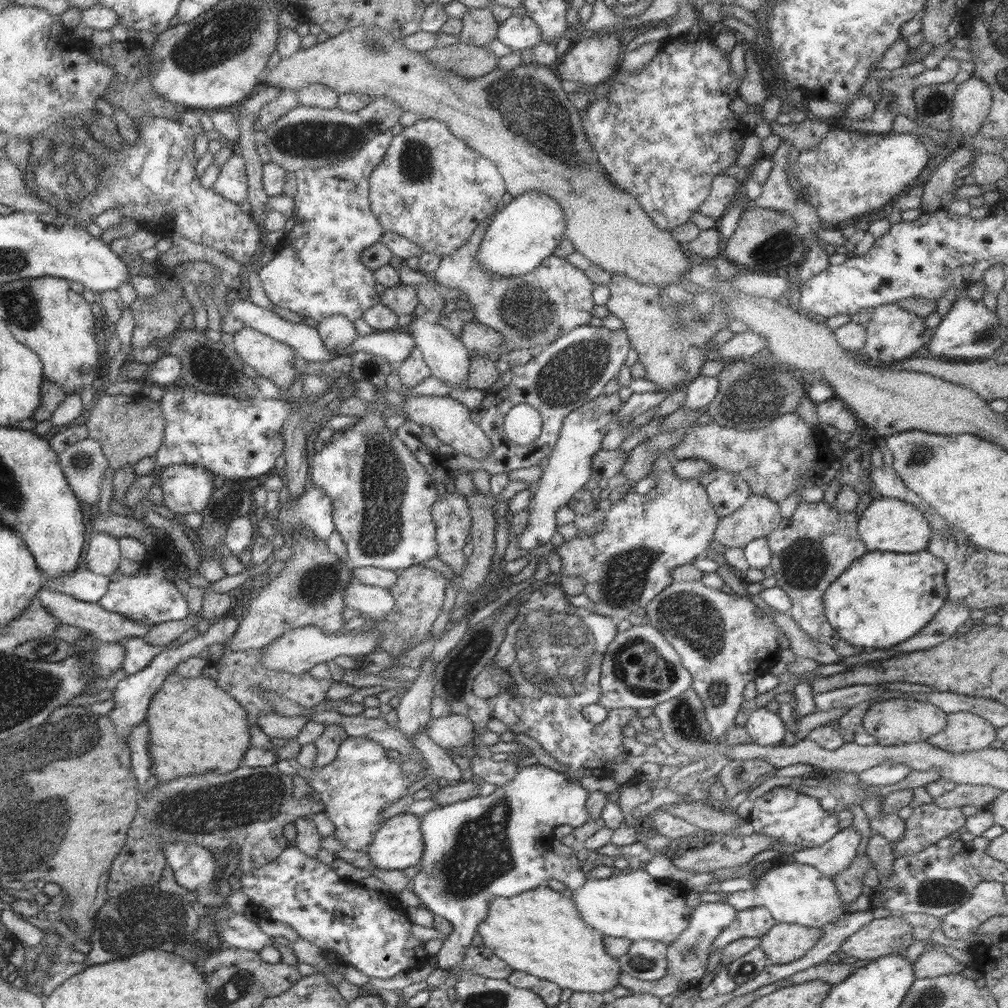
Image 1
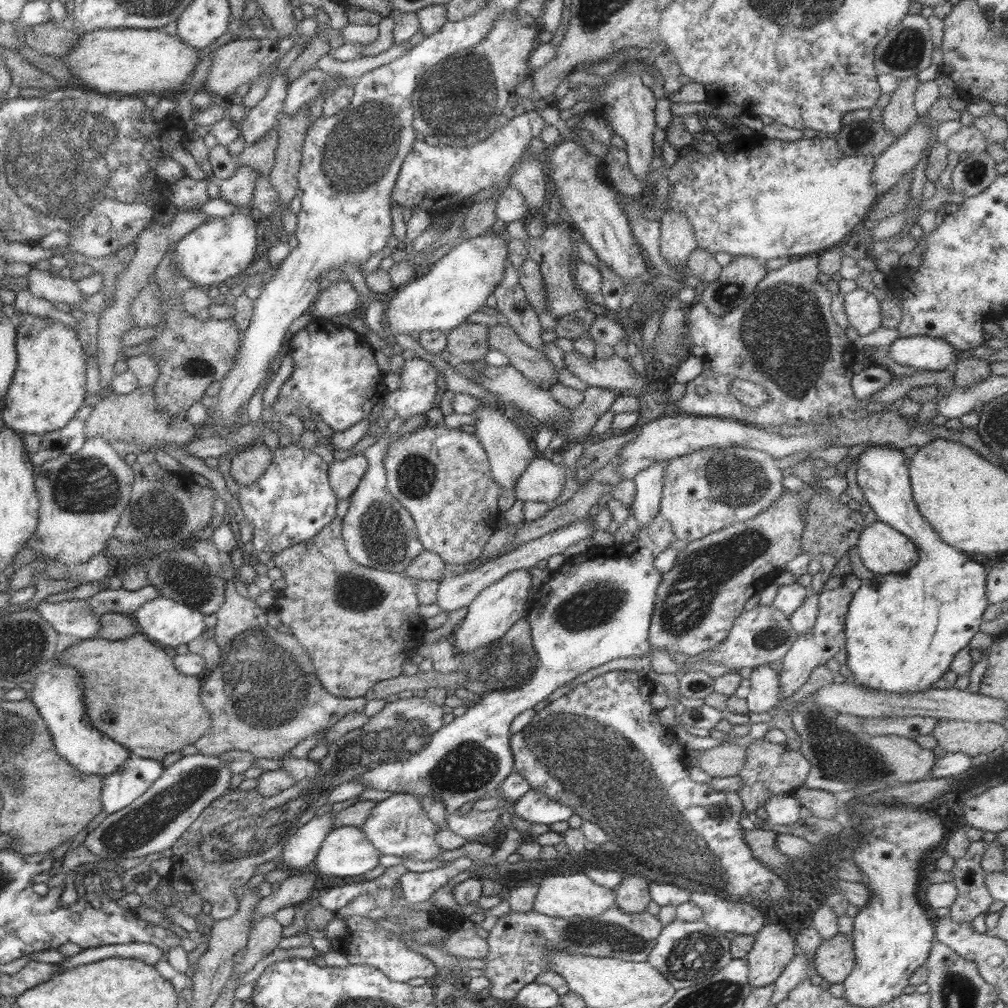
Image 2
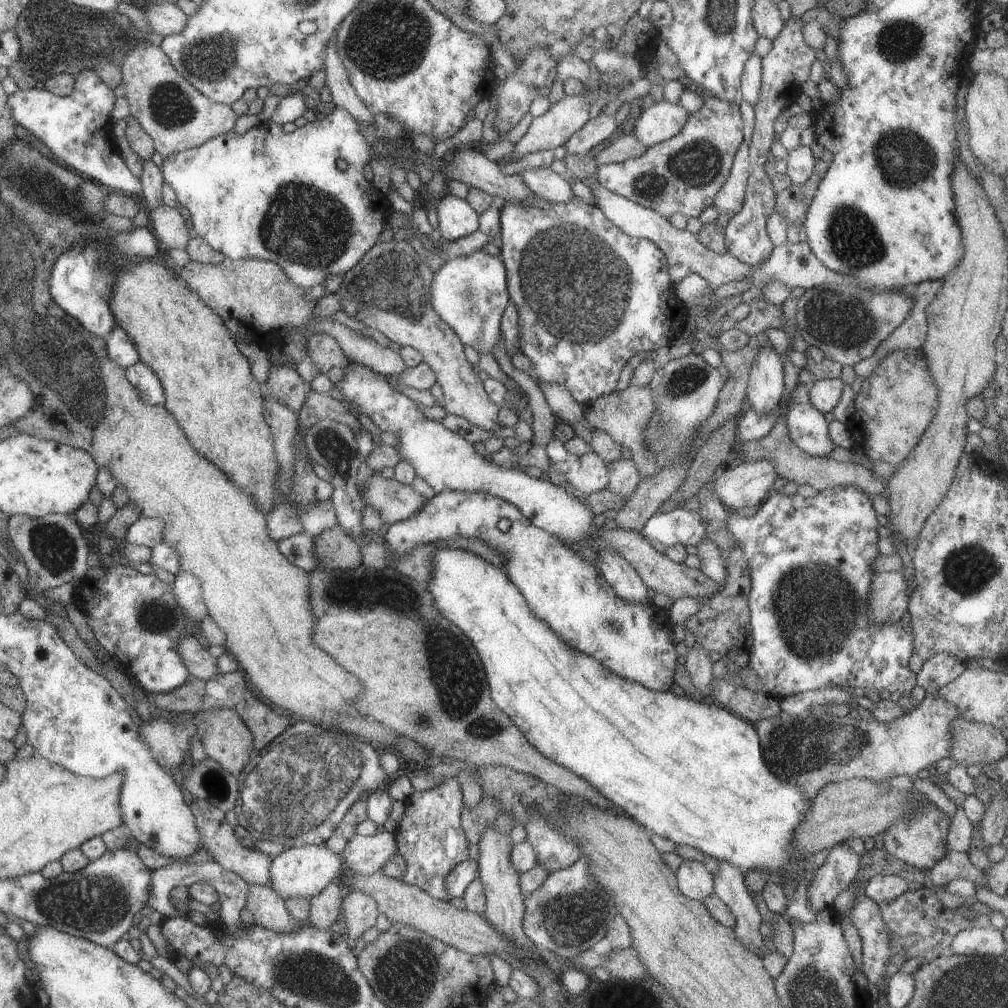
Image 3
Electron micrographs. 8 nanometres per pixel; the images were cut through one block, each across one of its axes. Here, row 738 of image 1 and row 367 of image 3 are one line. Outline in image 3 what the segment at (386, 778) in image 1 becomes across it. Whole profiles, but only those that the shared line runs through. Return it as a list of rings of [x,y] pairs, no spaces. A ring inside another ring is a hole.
[[[349,361],[344,377],[336,385],[340,399],[351,400],[359,406],[362,414],[369,416],[381,432],[397,434],[394,447],[400,460],[408,462],[415,474],[423,479],[435,494],[441,490],[487,492],[513,504],[536,528],[554,535],[560,540],[589,542],[597,526],[593,524],[591,510],[583,504],[583,497],[575,498],[567,494],[561,486],[555,486],[545,477],[539,479],[528,476],[517,468],[497,465],[484,460],[473,450],[472,444],[464,440],[458,432],[447,430],[441,422],[428,420],[419,412],[417,404],[404,394],[399,394],[381,374]]]

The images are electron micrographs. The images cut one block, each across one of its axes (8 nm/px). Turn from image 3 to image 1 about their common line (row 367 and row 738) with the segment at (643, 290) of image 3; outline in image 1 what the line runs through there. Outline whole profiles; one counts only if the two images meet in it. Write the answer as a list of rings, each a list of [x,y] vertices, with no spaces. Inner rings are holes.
[[[548,583],[532,591],[518,605],[517,616],[507,626],[497,652],[486,665],[487,668],[497,667],[501,671],[507,671],[515,685],[513,690],[501,692],[488,700],[491,719],[503,722],[511,732],[521,732],[538,742],[541,748],[561,765],[564,778],[573,783],[584,776],[611,779],[613,767],[622,763],[628,756],[622,747],[624,737],[621,728],[627,726],[627,722],[637,715],[637,709],[632,708],[609,710],[601,723],[593,724],[581,714],[583,706],[597,703],[601,696],[598,682],[602,656],[613,636],[617,634],[617,622],[589,610],[592,605],[582,592],[567,595],[559,584]]]

